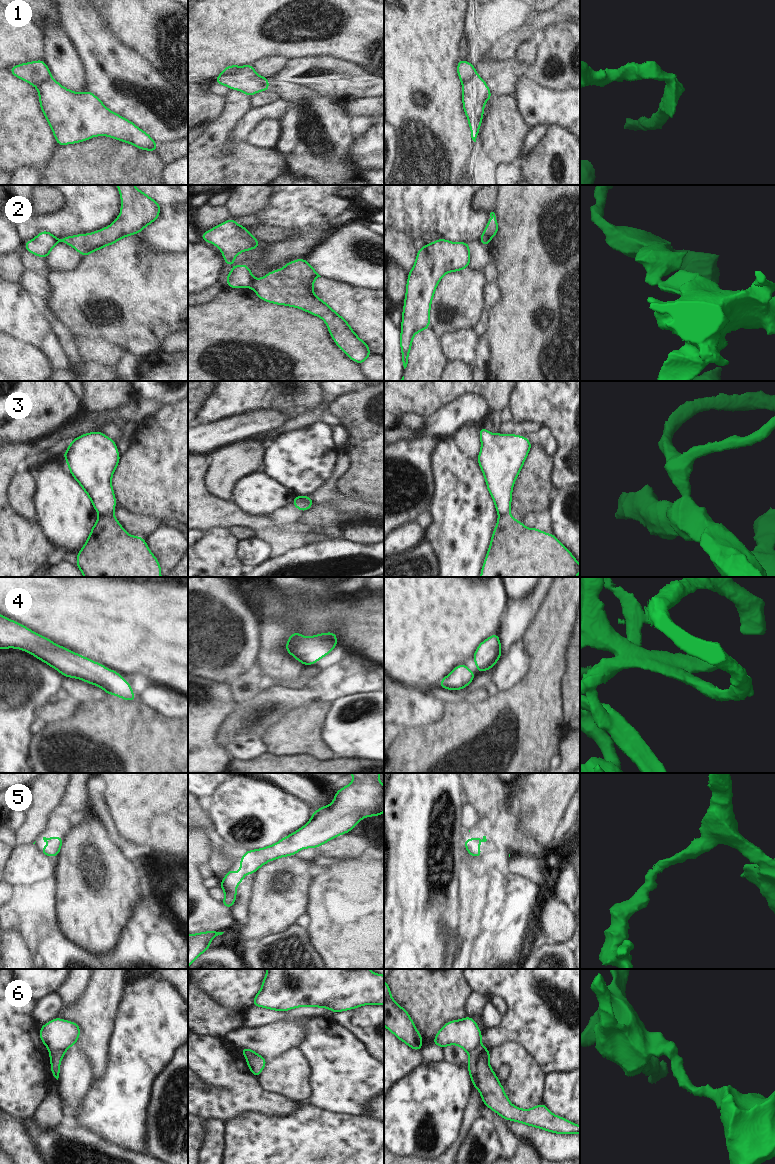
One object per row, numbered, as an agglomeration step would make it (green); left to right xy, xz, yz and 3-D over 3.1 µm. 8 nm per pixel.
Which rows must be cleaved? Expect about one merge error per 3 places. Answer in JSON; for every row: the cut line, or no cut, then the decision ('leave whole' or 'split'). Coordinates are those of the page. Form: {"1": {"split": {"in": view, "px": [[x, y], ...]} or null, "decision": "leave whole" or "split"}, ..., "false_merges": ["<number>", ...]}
{"1": {"split": {"in": "xz", "px": [[239, 67], [233, 73], [220, 75]]}, "decision": "split"}, "2": {"split": {"in": "xz", "px": [[255, 279], [249, 286]]}, "decision": "split"}, "3": {"split": {"in": "xy", "px": [[112, 513], [100, 516]]}, "decision": "split"}, "4": {"split": null, "decision": "leave whole"}, "5": {"split": null, "decision": "leave whole"}, "6": {"split": {"in": "xy", "px": [[65, 1049], [54, 1049], [50, 1052]]}, "decision": "split"}, "false_merges": ["1", "2", "3", "6"]}

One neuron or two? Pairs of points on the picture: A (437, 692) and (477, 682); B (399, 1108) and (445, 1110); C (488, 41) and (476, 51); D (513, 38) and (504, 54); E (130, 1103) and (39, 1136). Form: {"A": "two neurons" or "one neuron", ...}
{"A": "one neuron", "B": "one neuron", "C": "two neurons", "D": "one neuron", "E": "two neurons"}

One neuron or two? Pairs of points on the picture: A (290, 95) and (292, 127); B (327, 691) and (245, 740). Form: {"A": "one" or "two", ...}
{"A": "one", "B": "one"}

